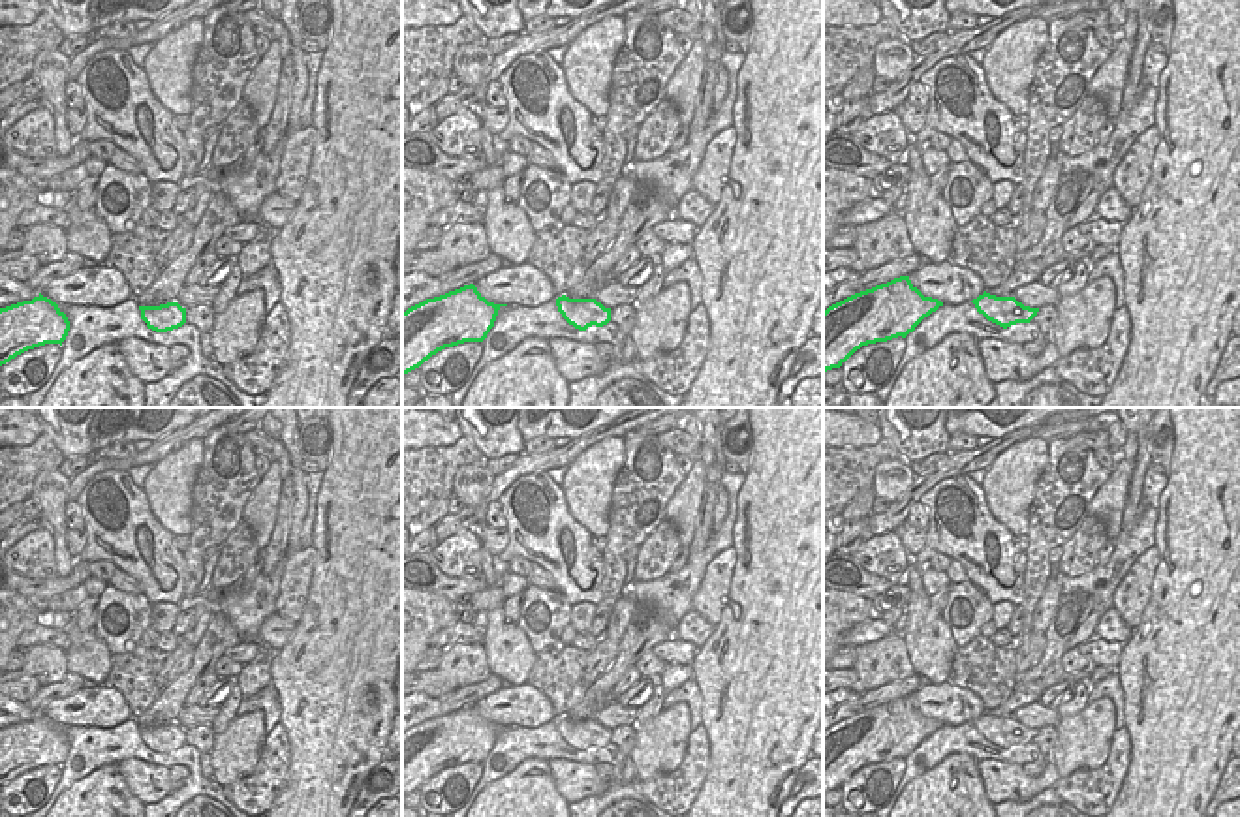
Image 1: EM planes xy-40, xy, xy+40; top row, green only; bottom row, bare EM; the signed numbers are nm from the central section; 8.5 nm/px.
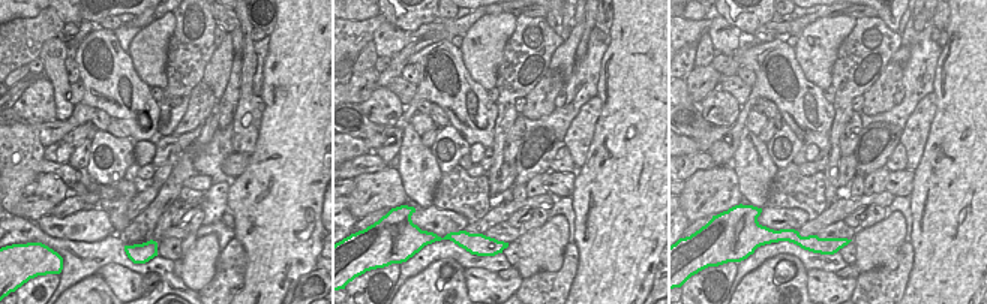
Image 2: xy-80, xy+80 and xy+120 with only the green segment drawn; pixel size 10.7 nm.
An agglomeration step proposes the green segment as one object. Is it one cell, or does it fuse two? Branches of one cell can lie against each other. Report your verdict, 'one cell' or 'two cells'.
two cells

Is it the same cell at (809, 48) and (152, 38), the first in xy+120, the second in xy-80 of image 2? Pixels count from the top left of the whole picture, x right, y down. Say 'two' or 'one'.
one

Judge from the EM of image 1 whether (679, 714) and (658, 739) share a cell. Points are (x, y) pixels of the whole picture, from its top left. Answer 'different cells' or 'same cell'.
same cell

